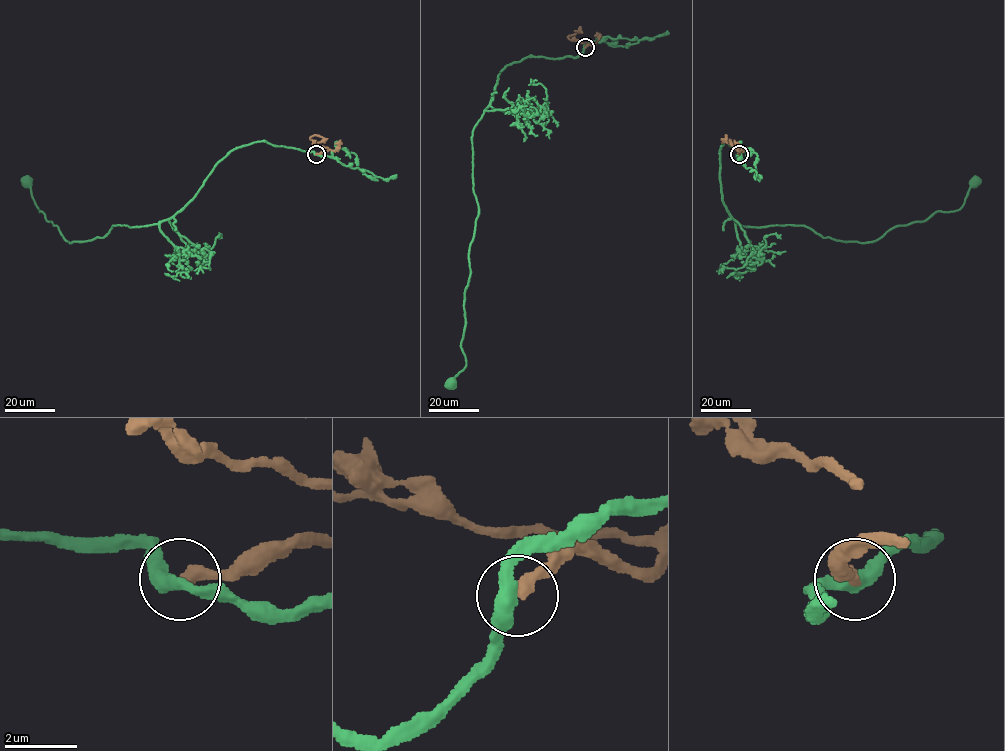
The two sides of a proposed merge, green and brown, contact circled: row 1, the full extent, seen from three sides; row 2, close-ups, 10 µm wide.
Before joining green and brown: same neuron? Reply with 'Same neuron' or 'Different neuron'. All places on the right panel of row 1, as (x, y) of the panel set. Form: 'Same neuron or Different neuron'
Different neuron

